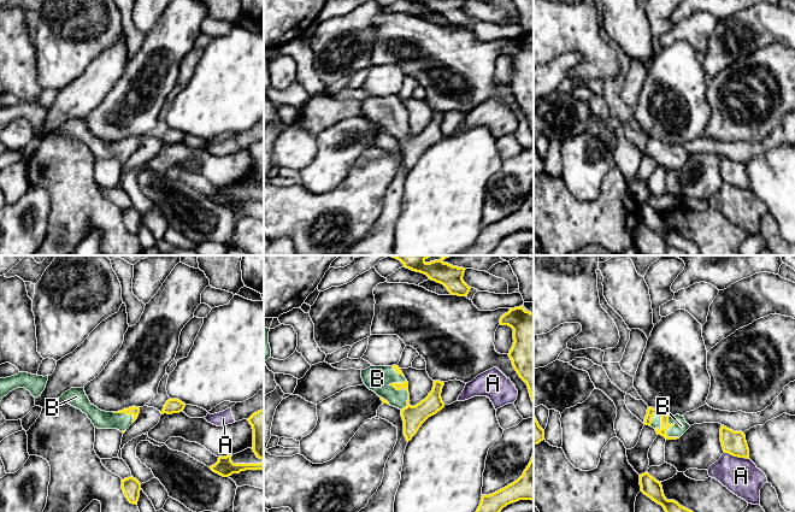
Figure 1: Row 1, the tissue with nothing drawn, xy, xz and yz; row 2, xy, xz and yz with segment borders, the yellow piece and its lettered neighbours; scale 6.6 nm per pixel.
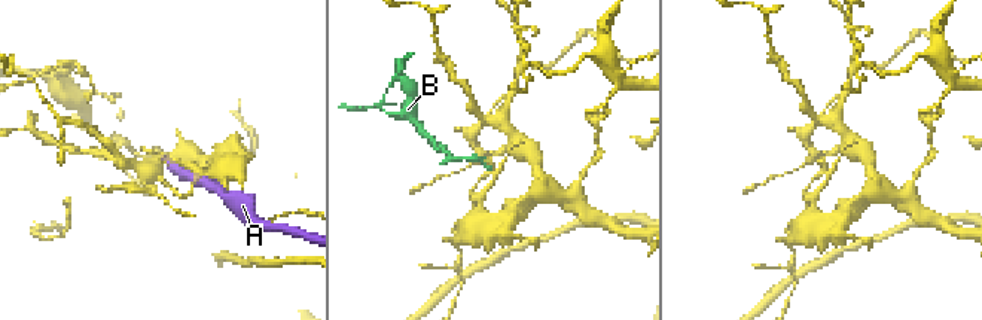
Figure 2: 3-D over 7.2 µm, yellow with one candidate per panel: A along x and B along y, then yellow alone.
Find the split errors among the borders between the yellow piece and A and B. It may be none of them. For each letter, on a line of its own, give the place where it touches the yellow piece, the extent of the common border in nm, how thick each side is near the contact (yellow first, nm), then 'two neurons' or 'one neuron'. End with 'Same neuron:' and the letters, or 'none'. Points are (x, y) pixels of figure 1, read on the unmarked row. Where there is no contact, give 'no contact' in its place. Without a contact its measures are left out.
A: meets yellow in yz at (736, 186); contact 180 nm long; 160 nm thick on the yellow side, 240 nm on the other; two neurons
B: meets yellow in xz at (401, 118); contact 220 nm long; 150 nm thick on the yellow side, 180 nm on the other; one neuron
Same neuron: B

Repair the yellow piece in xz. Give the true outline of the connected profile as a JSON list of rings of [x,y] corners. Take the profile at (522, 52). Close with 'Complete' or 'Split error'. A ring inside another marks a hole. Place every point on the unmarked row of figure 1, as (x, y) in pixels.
[[[523,36],[510,39],[501,46],[500,55],[513,59],[513,76],[508,83],[519,107],[526,113],[534,134],[534,43]]]. Complete

